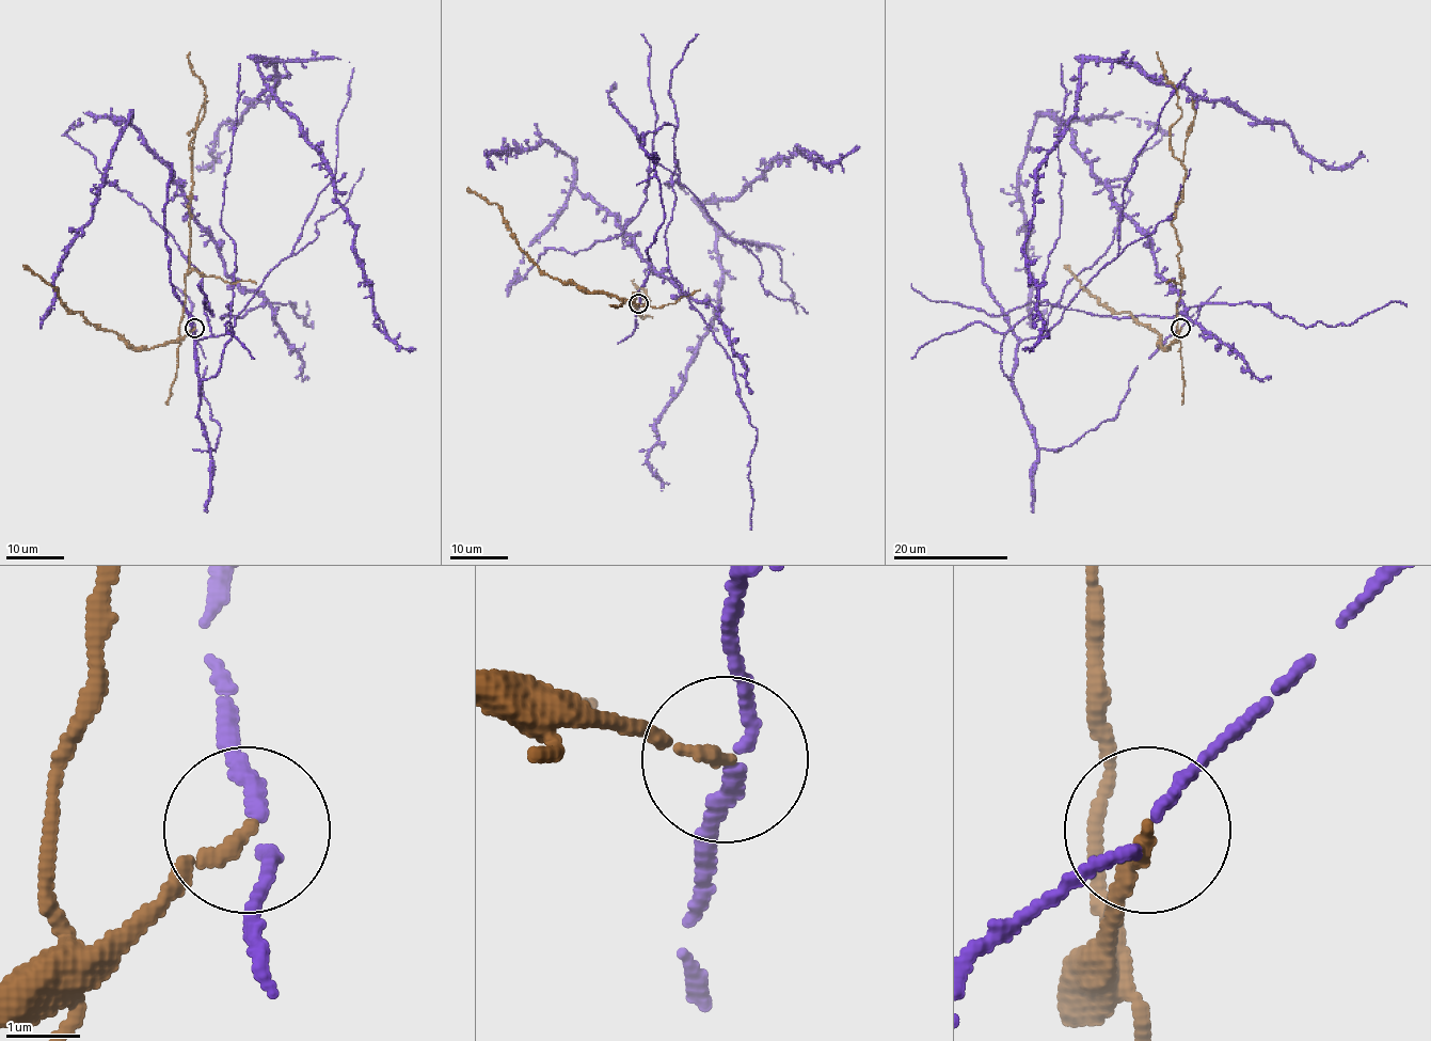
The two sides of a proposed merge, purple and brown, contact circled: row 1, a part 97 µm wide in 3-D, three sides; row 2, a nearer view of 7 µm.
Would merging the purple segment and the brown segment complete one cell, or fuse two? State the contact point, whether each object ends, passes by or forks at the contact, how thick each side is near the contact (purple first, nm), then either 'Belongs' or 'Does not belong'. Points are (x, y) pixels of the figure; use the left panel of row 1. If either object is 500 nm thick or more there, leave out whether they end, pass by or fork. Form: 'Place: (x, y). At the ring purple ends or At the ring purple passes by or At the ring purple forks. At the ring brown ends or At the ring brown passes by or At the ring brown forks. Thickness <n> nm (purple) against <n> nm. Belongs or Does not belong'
Place: (194, 328). At the ring purple passes by. At the ring brown ends. Thickness 150 nm (purple) against 180 nm. Does not belong

